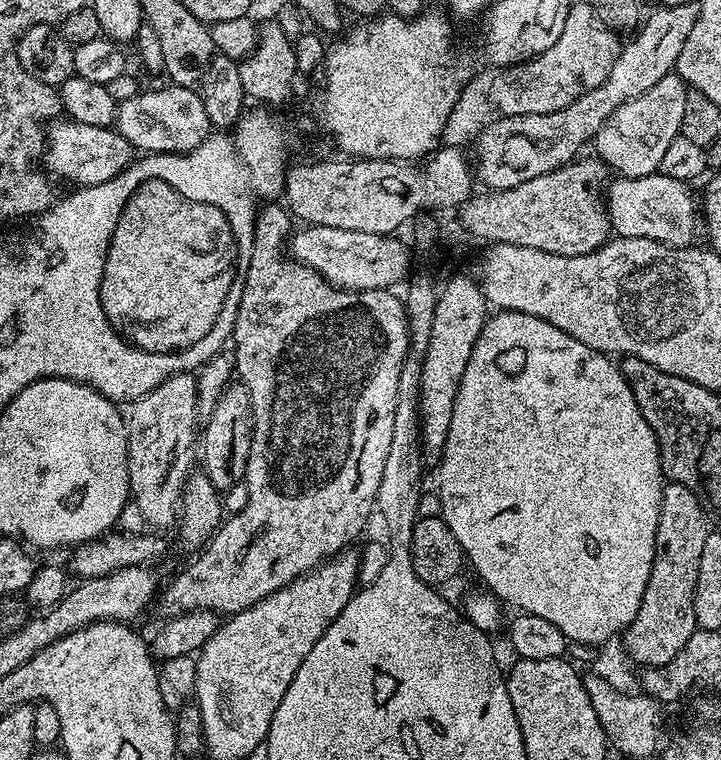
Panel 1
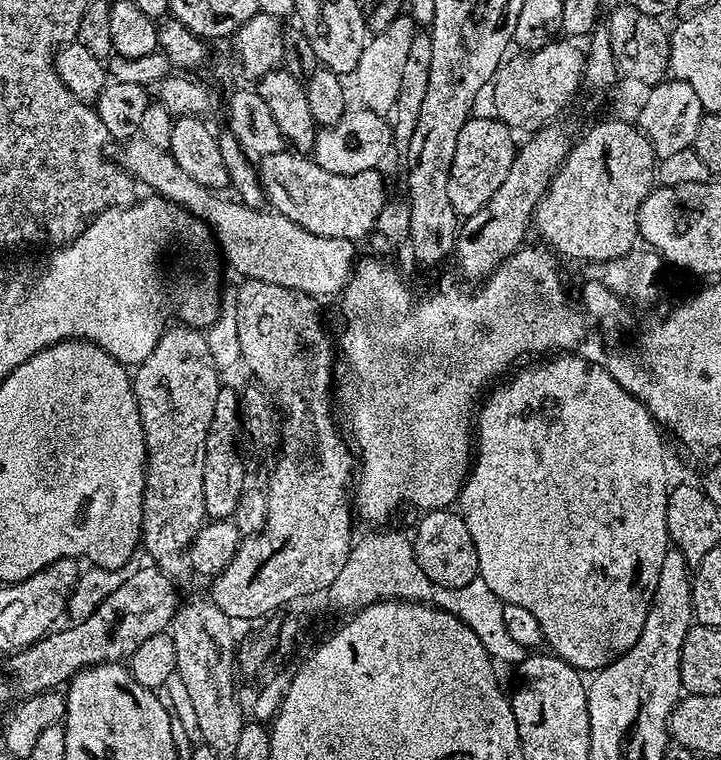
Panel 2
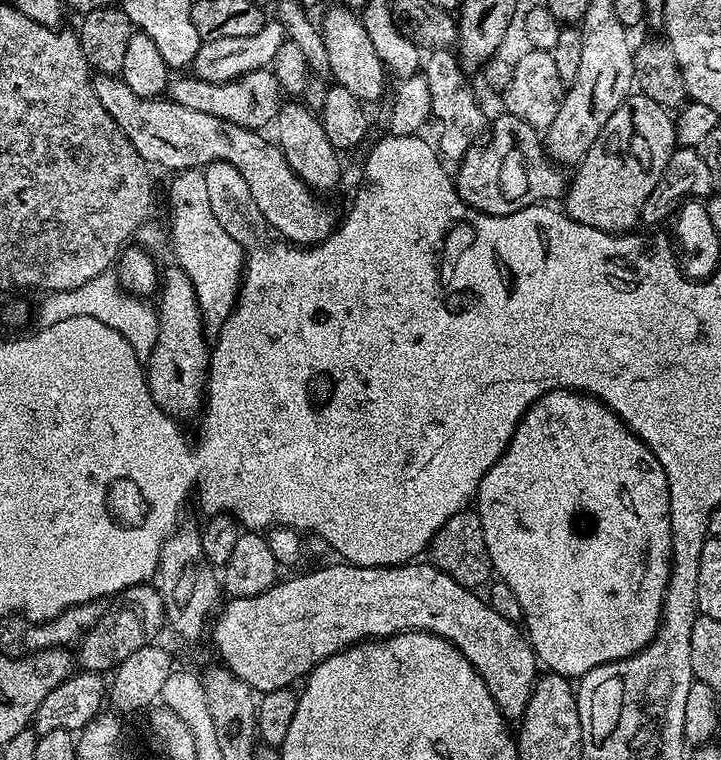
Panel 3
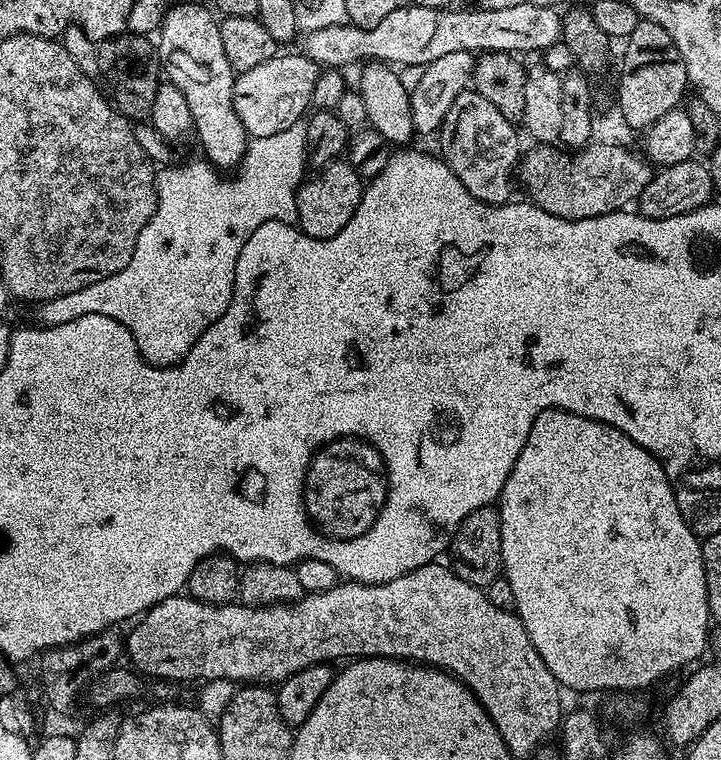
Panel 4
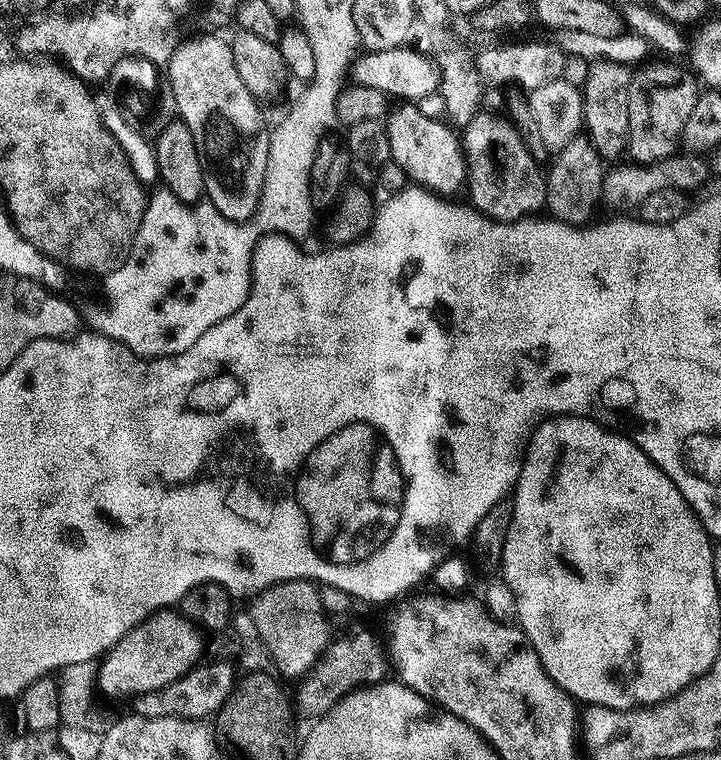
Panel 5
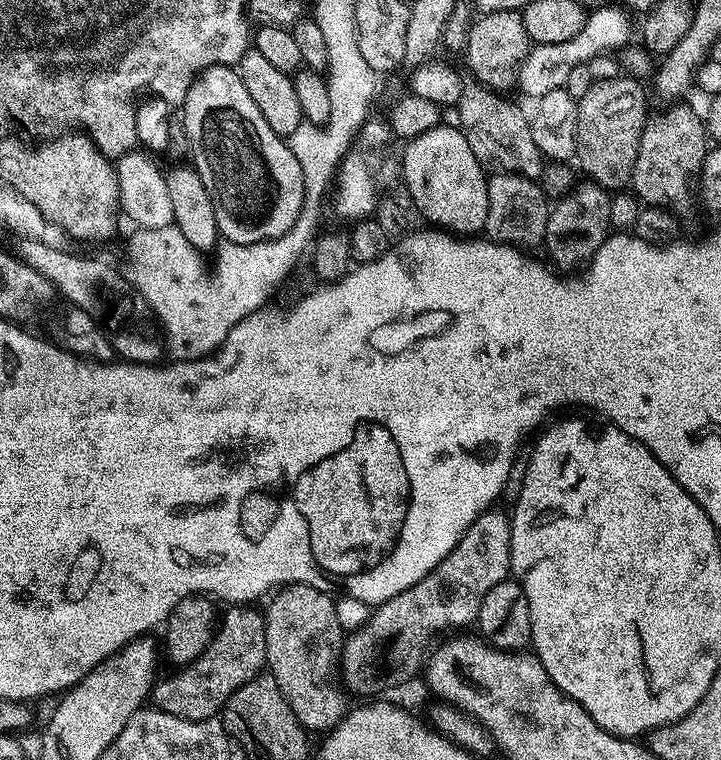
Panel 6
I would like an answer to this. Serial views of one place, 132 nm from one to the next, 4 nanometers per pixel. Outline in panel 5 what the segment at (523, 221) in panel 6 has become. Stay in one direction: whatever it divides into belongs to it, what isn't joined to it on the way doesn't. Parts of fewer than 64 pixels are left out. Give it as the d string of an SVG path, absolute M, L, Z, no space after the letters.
M481 110L477 116L462 128L462 143L464 146L464 161L468 163L468 178L466 190L472 194L471 207L489 216L491 220L500 220L503 224L513 224L515 220L532 218L536 212L545 207L546 176L541 165L530 154L530 150L523 145L515 127L507 119L499 120L491 116L487 110Z

